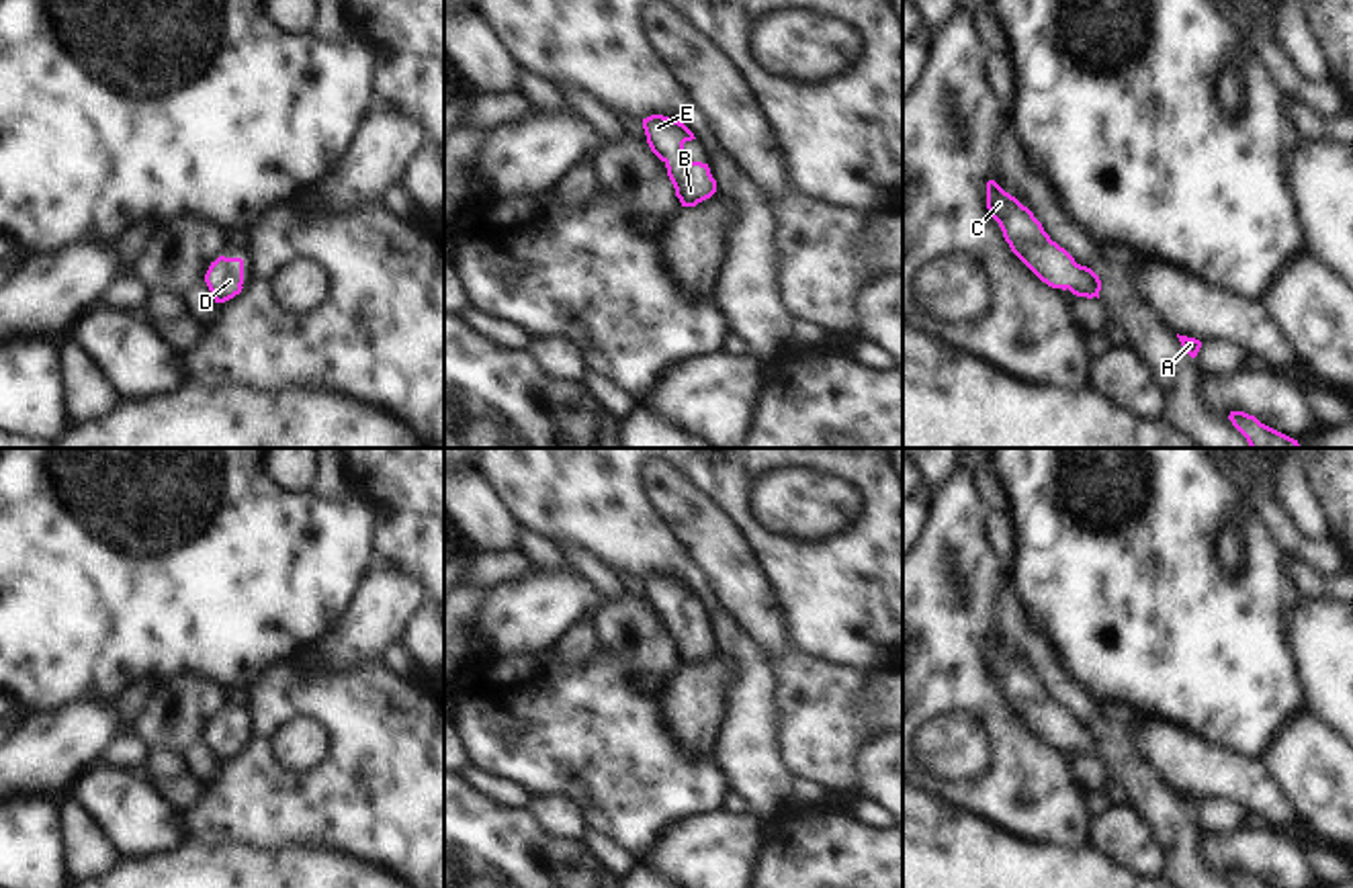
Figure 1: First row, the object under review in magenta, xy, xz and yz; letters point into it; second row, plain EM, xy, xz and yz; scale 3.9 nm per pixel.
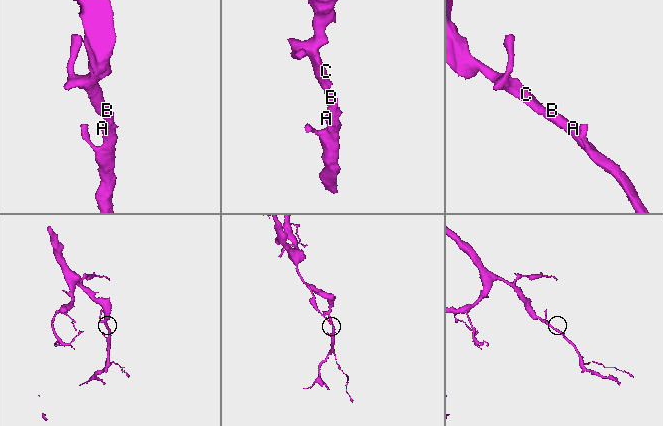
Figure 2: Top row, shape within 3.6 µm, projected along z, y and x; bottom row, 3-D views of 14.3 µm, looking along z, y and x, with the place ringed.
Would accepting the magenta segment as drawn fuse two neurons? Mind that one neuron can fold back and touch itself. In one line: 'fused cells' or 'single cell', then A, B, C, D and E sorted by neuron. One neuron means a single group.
single cell | A B C D E

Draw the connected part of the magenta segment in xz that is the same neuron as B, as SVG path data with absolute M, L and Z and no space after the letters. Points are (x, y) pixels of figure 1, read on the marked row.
M651 115L643 119L643 129L651 151L665 164L682 207L696 207L716 192L708 164L684 160L684 143L696 139L684 123Z

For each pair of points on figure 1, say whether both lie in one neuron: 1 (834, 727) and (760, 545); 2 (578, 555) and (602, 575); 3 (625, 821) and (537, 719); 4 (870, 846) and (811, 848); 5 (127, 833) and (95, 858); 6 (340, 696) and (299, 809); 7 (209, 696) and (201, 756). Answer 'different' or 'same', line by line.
1: different
2: same
3: same
4: same
5: different
6: same
7: different

